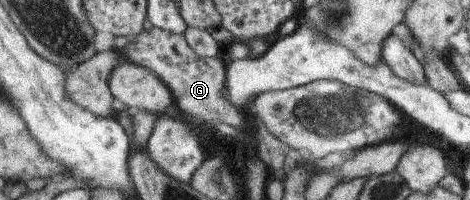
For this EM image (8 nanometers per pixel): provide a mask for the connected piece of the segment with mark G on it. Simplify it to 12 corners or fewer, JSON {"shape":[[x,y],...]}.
{"shape":[[184,34],[133,37],[128,61],[152,70],[190,117],[245,127],[226,98],[227,60]]}

